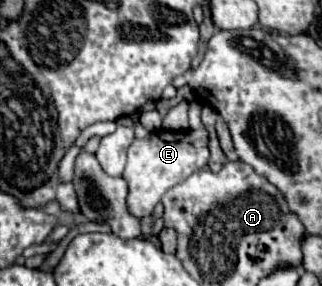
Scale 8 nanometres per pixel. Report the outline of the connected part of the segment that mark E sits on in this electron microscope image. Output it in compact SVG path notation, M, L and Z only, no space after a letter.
M190 101L188 131L154 131L146 139L134 139L128 147L128 163L122 177L128 181L128 211L138 219L152 215L168 189L206 165L210 153L206 149L208 135L200 123L200 109L202 107L196 101Z

